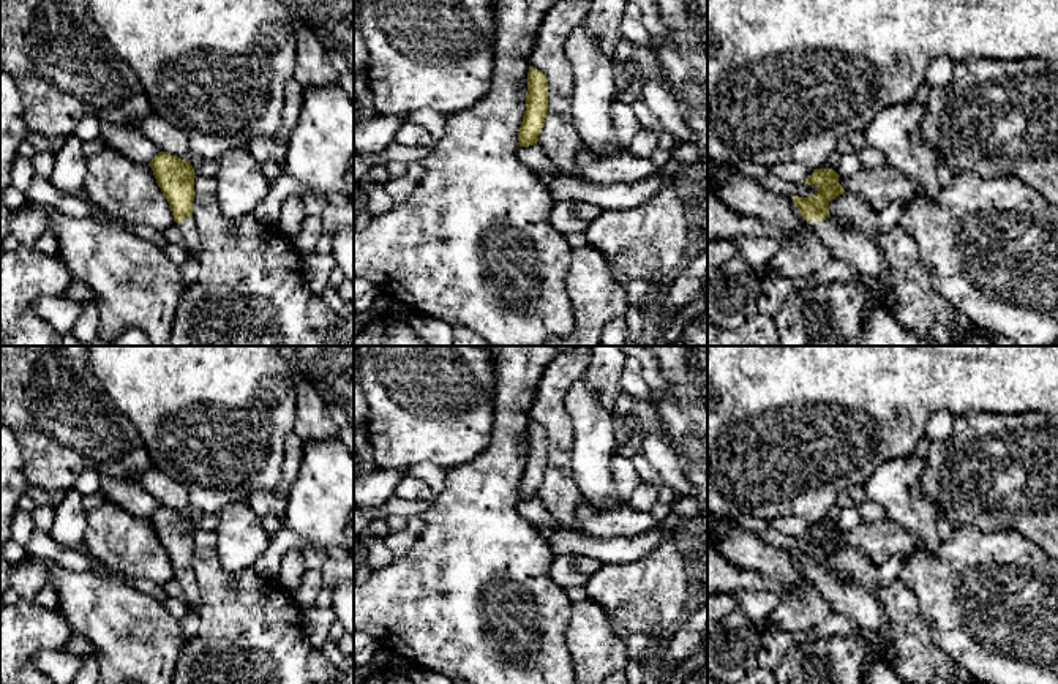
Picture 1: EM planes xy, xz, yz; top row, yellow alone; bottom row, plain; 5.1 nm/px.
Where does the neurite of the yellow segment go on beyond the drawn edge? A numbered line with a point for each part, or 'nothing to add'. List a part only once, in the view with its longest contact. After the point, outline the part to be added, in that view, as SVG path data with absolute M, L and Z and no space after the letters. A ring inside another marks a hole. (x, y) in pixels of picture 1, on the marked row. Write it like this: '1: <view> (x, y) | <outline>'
1: yz (856, 248) | M824 216L820 223L810 220L807 224L835 259L851 264L859 273L878 278L889 269L875 239L843 226L832 216Z

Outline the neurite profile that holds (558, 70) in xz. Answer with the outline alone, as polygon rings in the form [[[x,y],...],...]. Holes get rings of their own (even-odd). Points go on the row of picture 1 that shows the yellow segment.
[[[556,0],[538,28],[531,66],[548,81],[548,114],[538,136],[538,145],[562,174],[578,180],[576,155],[589,150],[573,125],[572,93],[573,68],[564,44],[570,33],[584,24],[592,0]]]

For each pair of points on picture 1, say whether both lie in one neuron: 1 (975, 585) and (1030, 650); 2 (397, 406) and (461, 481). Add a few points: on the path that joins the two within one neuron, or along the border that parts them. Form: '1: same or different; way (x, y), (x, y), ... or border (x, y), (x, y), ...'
1: same; way (990, 601), (1024, 634)
2: different; border (483, 450), (447, 469)

